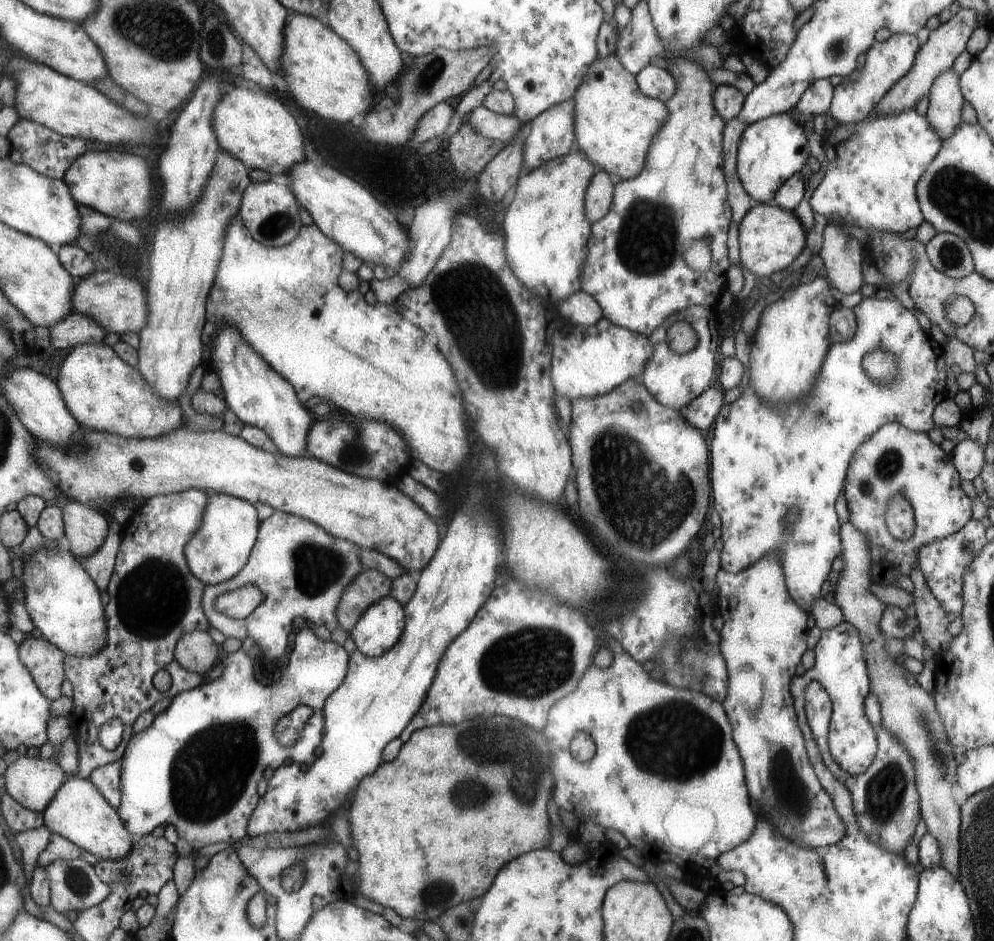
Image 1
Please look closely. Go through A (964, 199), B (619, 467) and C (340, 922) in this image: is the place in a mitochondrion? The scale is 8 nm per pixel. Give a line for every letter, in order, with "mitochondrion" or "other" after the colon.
A: mitochondrion
B: mitochondrion
C: other

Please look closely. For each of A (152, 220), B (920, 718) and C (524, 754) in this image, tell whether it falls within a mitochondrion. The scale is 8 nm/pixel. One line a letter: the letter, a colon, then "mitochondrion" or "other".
A: other
B: mitochondrion
C: mitochondrion

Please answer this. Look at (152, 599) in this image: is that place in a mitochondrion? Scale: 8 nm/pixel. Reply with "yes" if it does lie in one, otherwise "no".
yes

